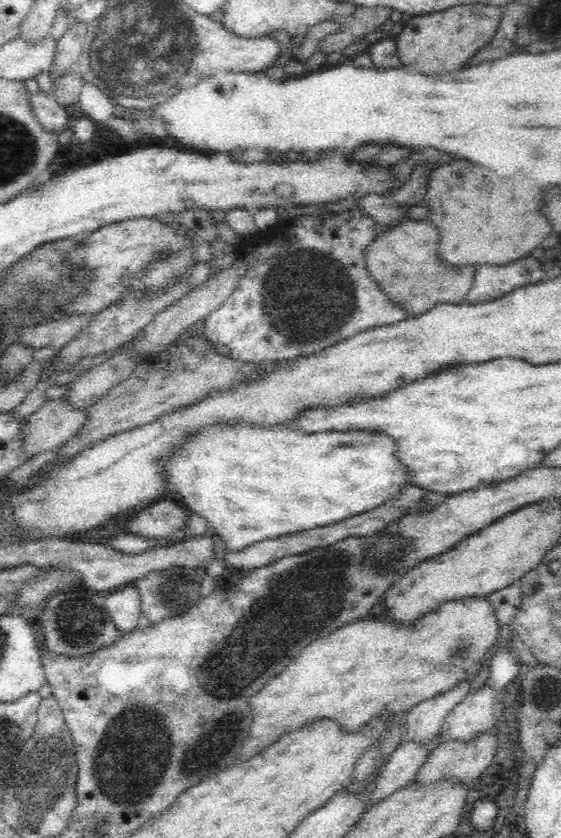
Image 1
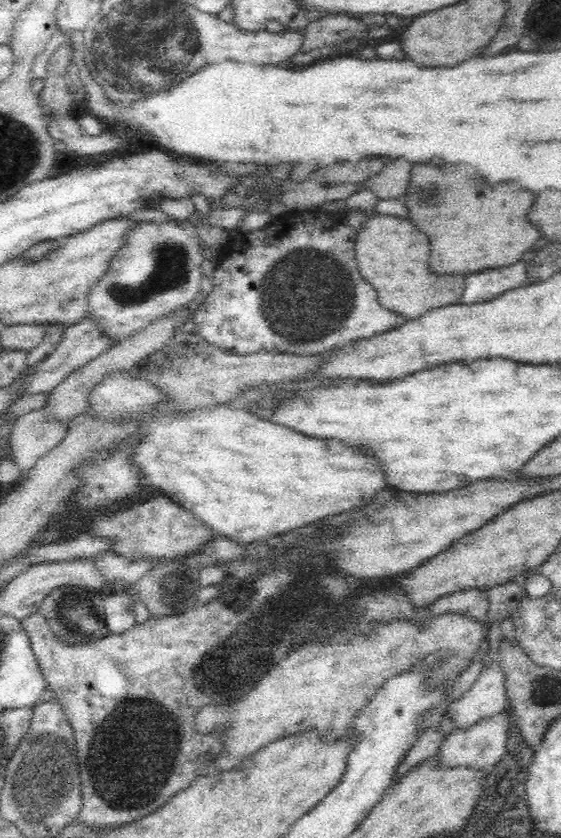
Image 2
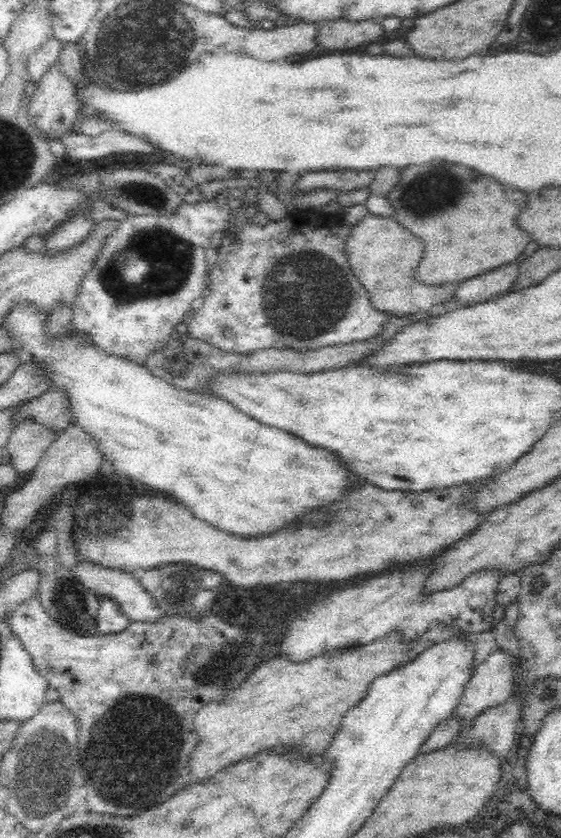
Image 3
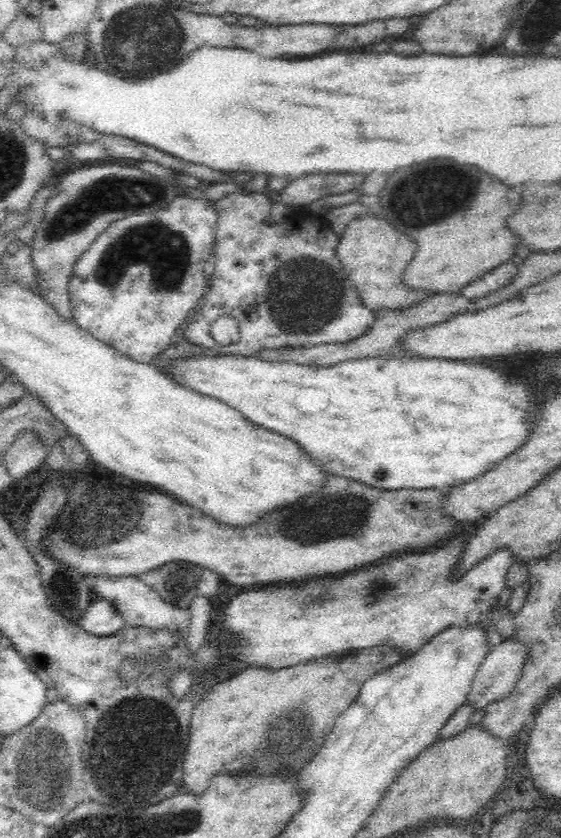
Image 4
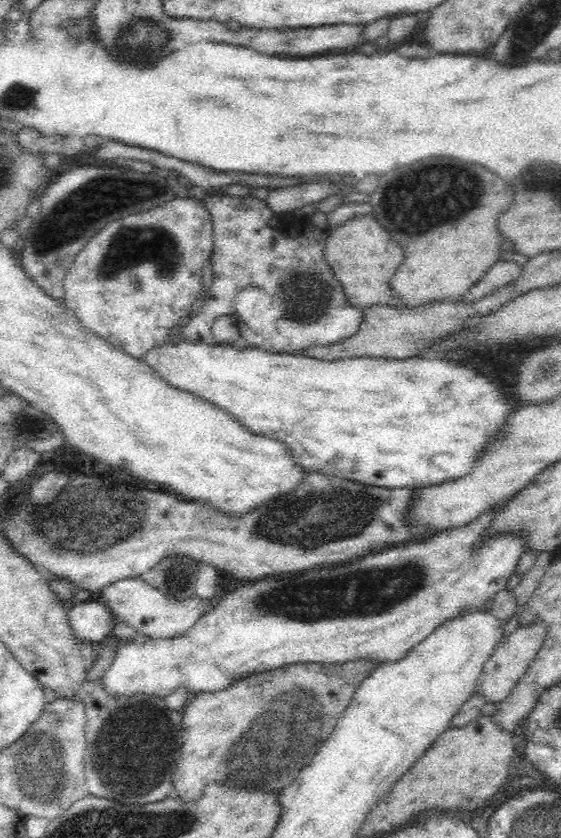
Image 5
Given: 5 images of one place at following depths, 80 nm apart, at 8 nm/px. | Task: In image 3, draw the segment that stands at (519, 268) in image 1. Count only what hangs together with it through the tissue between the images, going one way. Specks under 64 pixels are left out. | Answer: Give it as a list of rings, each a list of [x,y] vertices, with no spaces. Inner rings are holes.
[[[514,261],[489,269],[472,280],[464,281],[456,286],[454,297],[482,299],[508,288],[517,276],[517,265]]]

